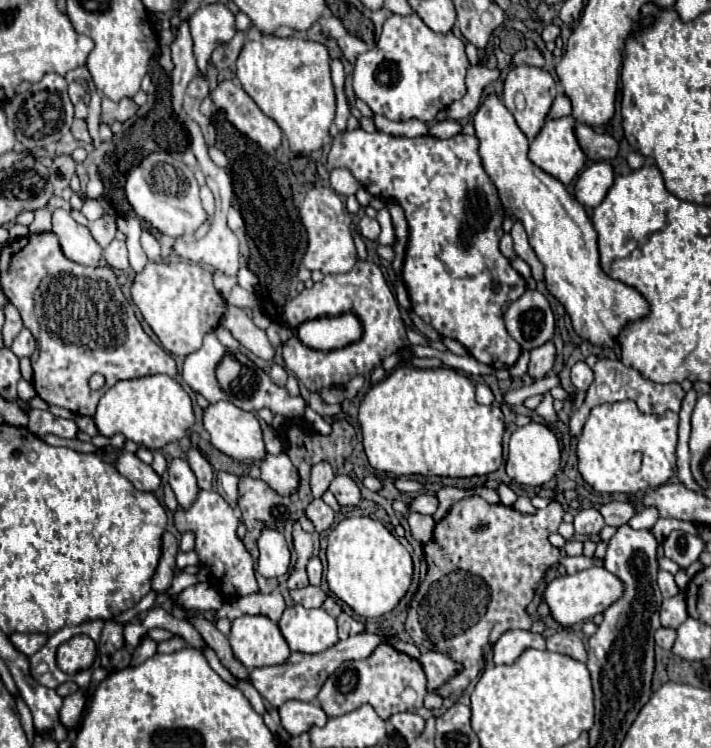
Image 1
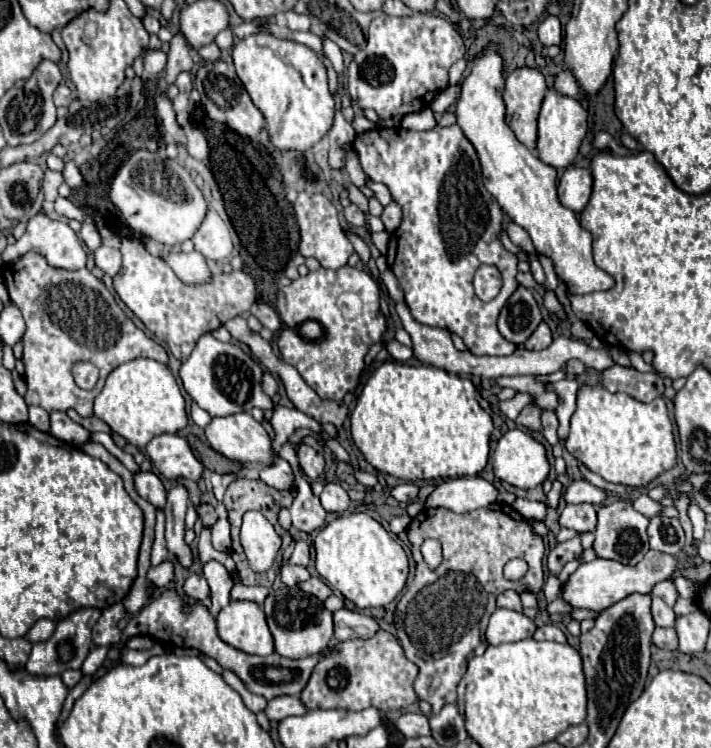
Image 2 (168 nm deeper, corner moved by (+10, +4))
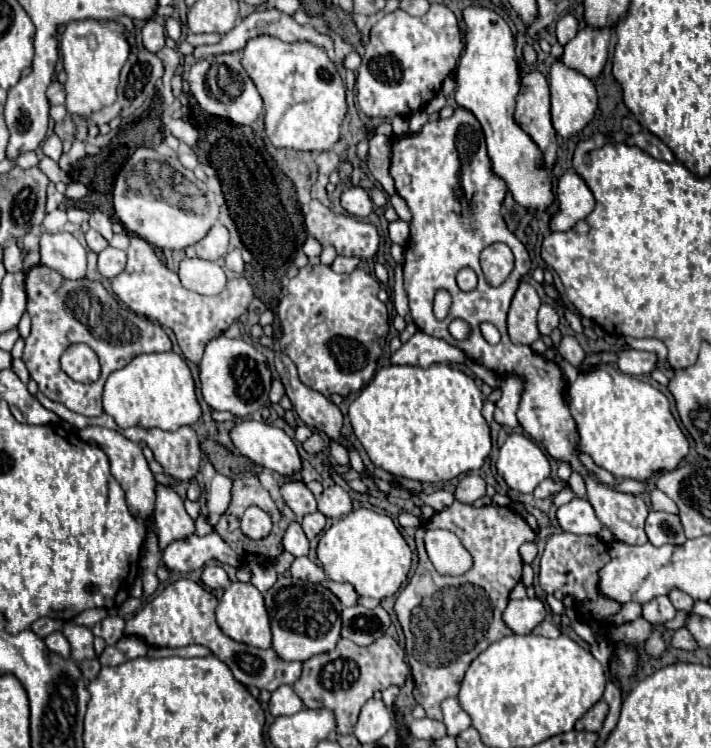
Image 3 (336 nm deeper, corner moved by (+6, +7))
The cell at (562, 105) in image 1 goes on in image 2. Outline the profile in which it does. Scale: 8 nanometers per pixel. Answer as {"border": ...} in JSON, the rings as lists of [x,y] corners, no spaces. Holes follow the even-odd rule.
{"border":[[[564,69],[558,73],[554,87],[562,93],[562,95],[570,95],[570,97],[578,97],[580,95],[580,85],[576,81],[576,77],[572,75],[570,69]]]}

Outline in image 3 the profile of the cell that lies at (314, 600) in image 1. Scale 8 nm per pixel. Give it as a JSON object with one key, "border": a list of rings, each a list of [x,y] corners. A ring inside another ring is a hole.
{"border":[[[326,580],[326,584],[324,584],[344,606],[354,606],[356,604],[356,598],[358,598],[358,594],[352,590],[352,586],[348,586],[346,582],[342,584],[342,582],[332,582],[332,580]]]}

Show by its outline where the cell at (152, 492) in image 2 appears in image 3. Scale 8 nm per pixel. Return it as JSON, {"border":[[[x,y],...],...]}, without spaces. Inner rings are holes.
{"border":[[[156,484],[154,524],[160,552],[176,538],[186,538],[188,534],[194,534],[194,520],[186,514],[182,498],[164,484]]]}

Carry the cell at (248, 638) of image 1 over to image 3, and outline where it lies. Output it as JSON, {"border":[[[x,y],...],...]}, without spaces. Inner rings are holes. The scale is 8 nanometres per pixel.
{"border":[[[234,582],[226,592],[222,594],[218,608],[216,608],[216,620],[218,626],[226,636],[230,636],[236,642],[256,646],[256,648],[270,648],[272,646],[272,634],[270,634],[270,620],[264,606],[264,598],[252,584]]]}

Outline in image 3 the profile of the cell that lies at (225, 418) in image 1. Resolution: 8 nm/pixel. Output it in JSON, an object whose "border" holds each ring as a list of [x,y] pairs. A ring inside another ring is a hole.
{"border":[[[264,420],[236,422],[230,430],[230,440],[242,456],[282,476],[292,476],[300,468],[300,456],[294,442],[284,430]]]}

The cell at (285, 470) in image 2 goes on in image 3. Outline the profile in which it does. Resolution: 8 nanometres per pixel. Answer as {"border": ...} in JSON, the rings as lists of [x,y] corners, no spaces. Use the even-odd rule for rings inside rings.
{"border":[[[296,478],[286,480],[280,486],[280,494],[284,502],[290,506],[290,510],[296,514],[296,518],[302,518],[304,514],[310,514],[316,510],[316,500],[302,480],[296,480]]]}

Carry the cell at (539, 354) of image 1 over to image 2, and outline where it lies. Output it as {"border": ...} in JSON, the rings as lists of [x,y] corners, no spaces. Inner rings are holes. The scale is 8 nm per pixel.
{"border":[[[542,321],[542,323],[536,327],[536,331],[528,337],[528,341],[524,343],[524,347],[526,347],[526,349],[546,349],[550,343],[552,343],[552,331],[550,331],[550,327]]]}

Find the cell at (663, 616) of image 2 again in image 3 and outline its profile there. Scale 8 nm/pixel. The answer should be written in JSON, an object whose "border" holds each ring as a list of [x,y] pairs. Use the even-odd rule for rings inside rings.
{"border":[[[668,596],[654,598],[642,606],[642,616],[648,622],[668,622],[674,618],[674,614],[676,614],[676,608],[670,604]]]}

